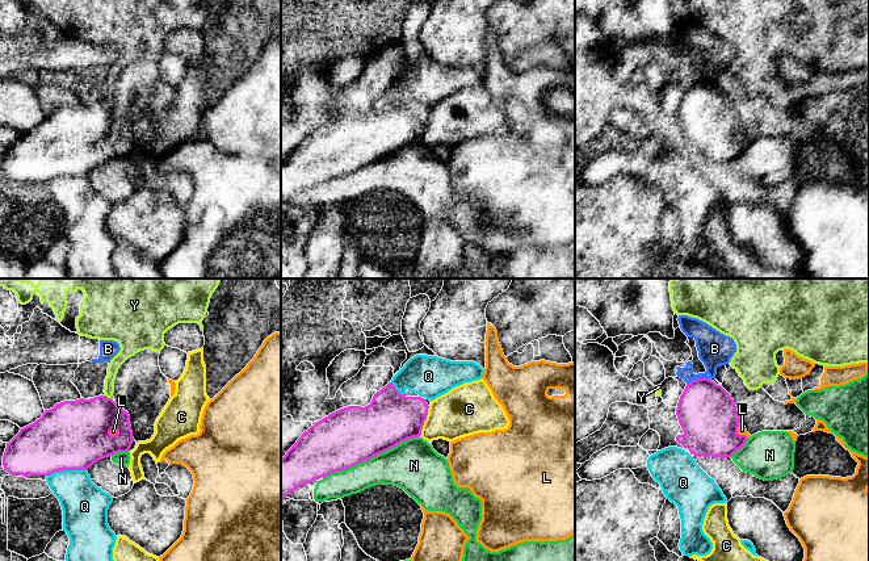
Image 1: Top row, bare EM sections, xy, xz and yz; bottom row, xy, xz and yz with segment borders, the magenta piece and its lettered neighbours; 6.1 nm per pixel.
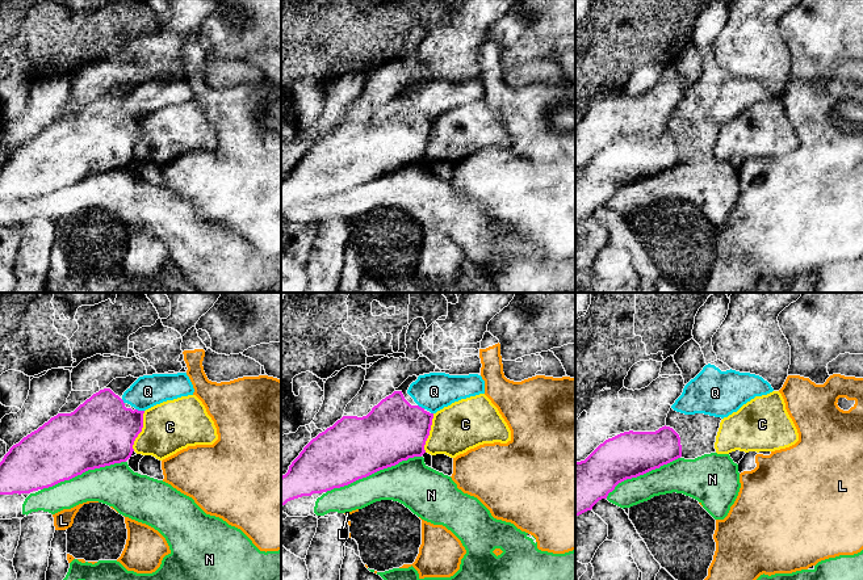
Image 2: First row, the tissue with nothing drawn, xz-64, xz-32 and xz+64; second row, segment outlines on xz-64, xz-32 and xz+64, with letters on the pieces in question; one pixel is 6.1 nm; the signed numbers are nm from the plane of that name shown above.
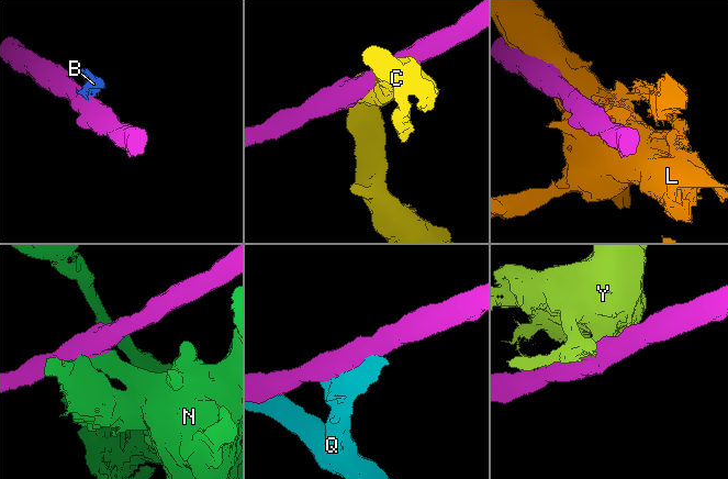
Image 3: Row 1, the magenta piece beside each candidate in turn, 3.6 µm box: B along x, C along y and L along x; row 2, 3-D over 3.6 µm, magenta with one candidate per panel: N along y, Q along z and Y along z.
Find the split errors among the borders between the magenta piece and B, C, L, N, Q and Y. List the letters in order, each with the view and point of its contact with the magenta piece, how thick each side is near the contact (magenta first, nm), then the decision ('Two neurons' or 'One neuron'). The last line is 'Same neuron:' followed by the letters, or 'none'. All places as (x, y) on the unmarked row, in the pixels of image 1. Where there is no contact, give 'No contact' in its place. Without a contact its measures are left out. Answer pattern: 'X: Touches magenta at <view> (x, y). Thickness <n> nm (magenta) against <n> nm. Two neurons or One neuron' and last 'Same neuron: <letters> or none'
B: Touches magenta at yz (697, 84). Thickness 360 nm (magenta) against 200 nm. Two neurons
C: Touches magenta at xz (424, 126). Thickness 320 nm (magenta) against 300 nm. Two neurons
L: Touches magenta at yz (737, 138). Thickness 360 nm (magenta) against 50 nm. Two neurons
N: Touches magenta at xz (370, 163). Thickness 360 nm (magenta) against 300 nm. Two neurons
Q: Touches magenta at xy (66, 175). Thickness 420 nm (magenta) against 280 nm. Two neurons
Y: Touches magenta at xy (106, 103). Thickness 360 nm (magenta) against 70 nm. Two neurons
Same neuron: none

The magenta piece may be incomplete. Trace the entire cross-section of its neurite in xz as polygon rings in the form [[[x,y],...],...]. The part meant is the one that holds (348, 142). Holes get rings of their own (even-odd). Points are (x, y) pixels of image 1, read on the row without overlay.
[[[389,88],[373,101],[368,112],[348,112],[316,127],[301,141],[281,164],[281,204],[286,204],[302,191],[324,184],[333,177],[349,175],[396,152],[402,147],[419,143],[428,114],[424,104],[400,100]]]

